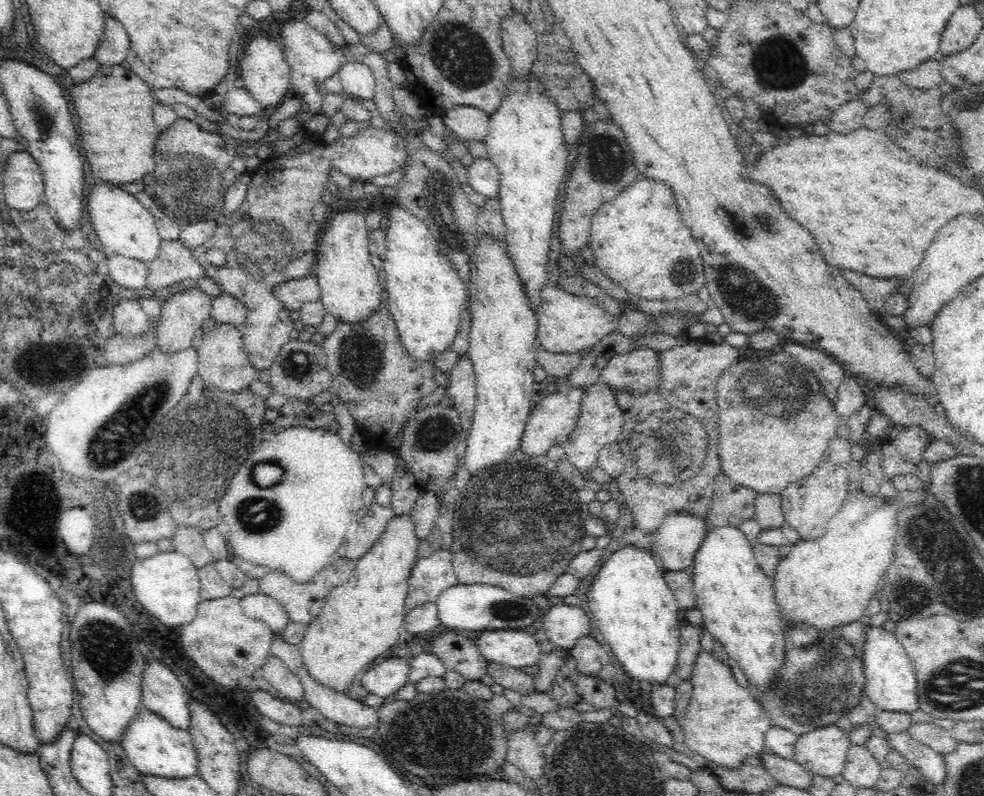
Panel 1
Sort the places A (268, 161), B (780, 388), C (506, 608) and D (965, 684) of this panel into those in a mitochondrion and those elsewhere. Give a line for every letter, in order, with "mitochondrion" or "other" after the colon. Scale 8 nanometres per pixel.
A: other
B: mitochondrion
C: mitochondrion
D: mitochondrion

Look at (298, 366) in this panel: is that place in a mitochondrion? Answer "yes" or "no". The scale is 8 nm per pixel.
yes

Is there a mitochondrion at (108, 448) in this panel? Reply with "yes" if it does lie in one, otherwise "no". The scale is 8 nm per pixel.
yes

